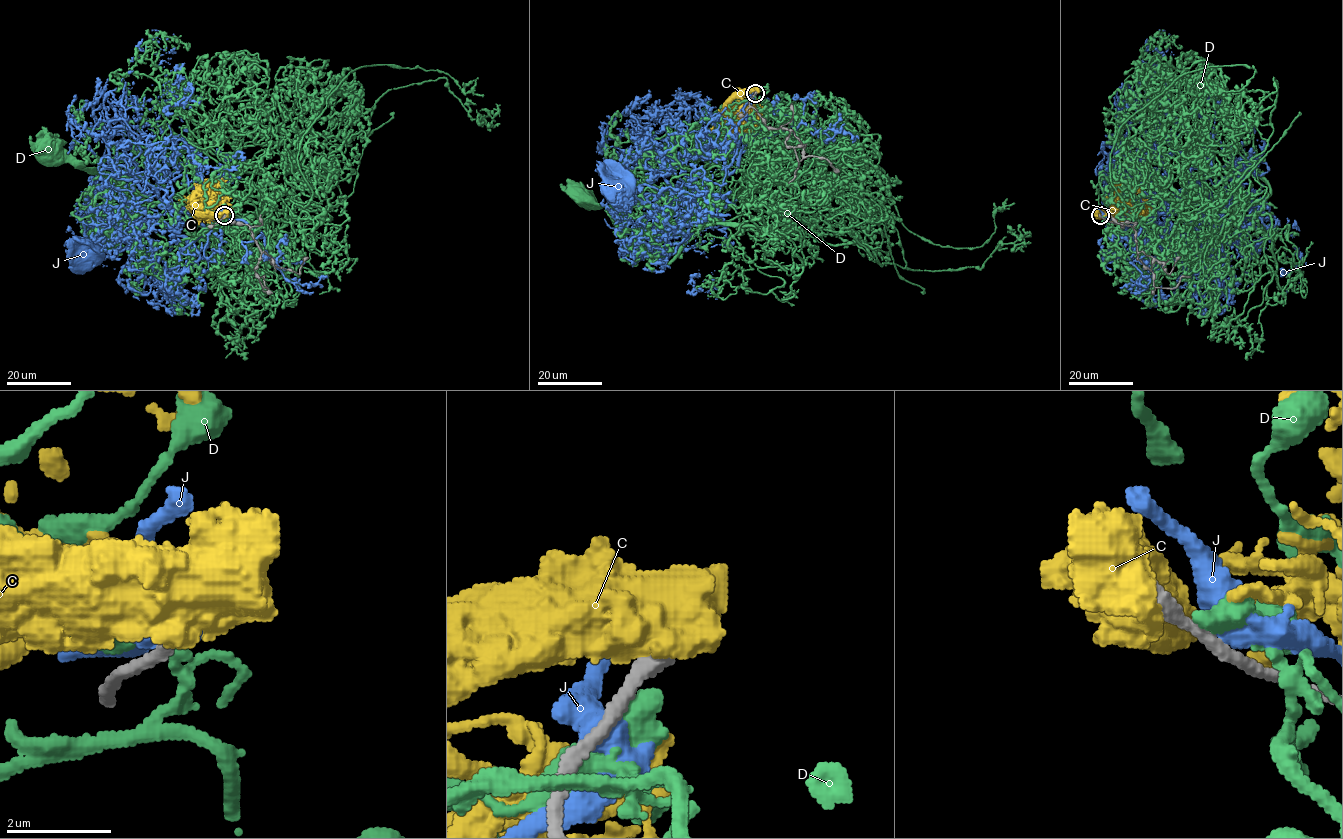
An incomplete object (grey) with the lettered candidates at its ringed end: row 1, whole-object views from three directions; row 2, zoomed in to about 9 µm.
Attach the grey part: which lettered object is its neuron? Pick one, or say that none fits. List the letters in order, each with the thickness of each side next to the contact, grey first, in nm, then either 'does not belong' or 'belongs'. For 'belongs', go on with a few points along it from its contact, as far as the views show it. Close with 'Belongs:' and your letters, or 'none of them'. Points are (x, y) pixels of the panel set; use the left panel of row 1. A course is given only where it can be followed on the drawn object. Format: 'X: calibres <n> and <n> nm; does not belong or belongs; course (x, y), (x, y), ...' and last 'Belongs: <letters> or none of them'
C: calibres 460 and 950 nm; does not belong
D: calibres 280 and 600 nm; does not belong
J: calibres 240 and 480 nm; does not belong
Belongs: none of them

